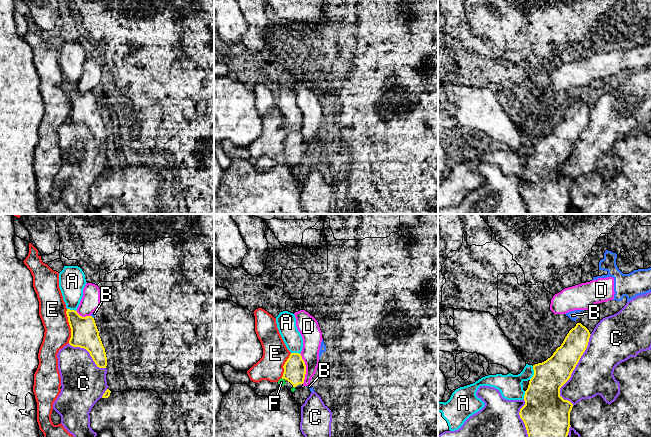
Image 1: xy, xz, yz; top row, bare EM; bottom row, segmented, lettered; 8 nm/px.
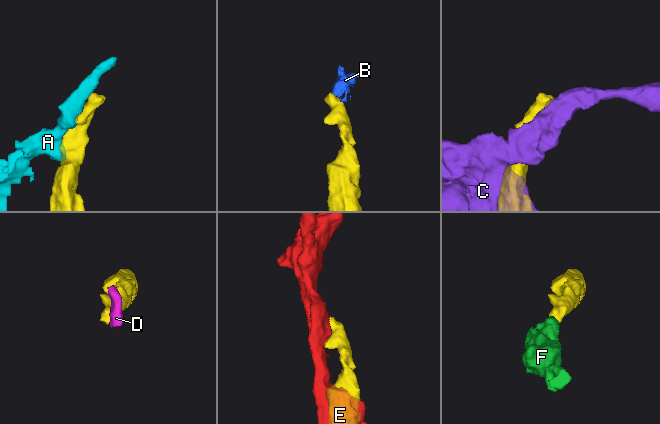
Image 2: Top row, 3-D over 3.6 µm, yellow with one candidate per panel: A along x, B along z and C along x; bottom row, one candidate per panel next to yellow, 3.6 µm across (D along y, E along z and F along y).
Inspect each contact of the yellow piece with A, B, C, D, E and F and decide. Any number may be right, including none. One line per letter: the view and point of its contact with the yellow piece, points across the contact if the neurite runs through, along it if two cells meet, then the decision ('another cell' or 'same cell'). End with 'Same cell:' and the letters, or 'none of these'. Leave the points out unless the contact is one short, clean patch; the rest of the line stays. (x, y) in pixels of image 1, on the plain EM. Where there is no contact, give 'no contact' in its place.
A: yz (534, 149) | another cell
B: xy (92, 93) | another cell
C: yz (572, 147) | another cell
D: xz (305, 144) | along xz (300, 129), (305, 141), (303, 159) | another cell
E: xy (70, 102) | another cell
F: no contact | same cell
Same cell: F

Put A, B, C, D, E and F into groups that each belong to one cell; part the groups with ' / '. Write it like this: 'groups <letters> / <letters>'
groups A / B D / C / E / F

